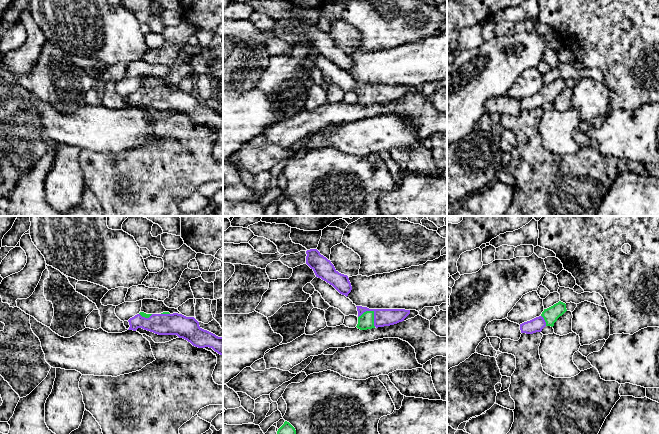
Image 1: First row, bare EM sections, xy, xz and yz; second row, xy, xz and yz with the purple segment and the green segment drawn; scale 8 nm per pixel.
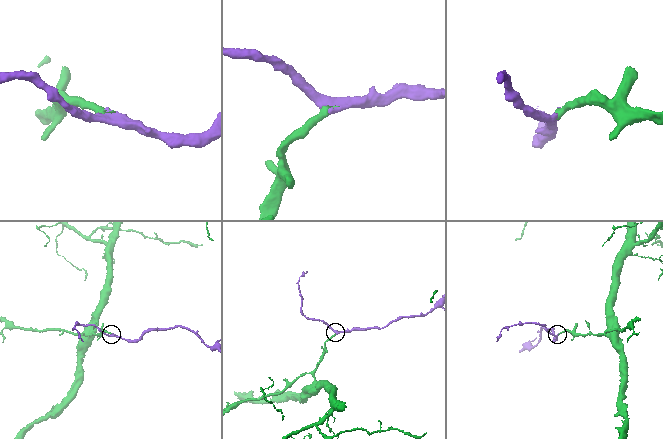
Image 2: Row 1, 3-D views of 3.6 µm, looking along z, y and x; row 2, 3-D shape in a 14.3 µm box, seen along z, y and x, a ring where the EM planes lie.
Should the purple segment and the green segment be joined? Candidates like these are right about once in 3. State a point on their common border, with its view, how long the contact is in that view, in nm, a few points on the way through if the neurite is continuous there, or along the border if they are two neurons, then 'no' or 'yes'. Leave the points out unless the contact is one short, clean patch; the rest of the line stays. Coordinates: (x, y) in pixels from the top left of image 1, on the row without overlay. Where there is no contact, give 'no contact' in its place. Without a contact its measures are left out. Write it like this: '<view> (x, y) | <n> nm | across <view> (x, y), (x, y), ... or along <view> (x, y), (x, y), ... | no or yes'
xz (374, 88) | 170 nm | across xz (382, 93), (379, 93), (374, 88), (366, 97) | yes

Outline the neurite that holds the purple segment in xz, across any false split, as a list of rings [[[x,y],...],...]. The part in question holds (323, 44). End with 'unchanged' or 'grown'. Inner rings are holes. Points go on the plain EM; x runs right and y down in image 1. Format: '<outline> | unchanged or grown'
[[[317,25],[307,26],[306,30],[306,40],[314,47],[316,53],[326,57],[347,73],[352,66],[348,52],[339,49],[331,37],[321,31]]] | unchanged

